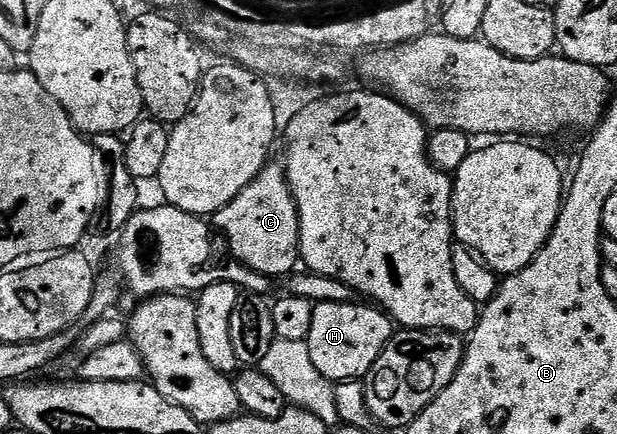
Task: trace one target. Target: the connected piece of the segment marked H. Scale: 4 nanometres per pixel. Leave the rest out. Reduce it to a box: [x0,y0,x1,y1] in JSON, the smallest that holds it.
[308,301,395,384]

